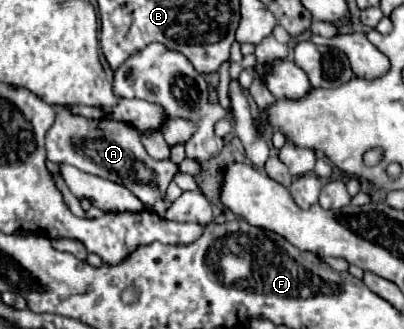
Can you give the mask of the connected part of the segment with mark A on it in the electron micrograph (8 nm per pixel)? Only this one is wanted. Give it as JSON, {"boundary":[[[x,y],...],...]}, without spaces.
{"boundary":[[[66,106],[56,110],[56,122],[46,132],[46,156],[56,164],[72,164],[82,172],[96,174],[126,186],[156,214],[162,214],[168,208],[164,190],[178,170],[170,160],[150,158],[144,144],[140,142],[140,136],[134,128],[130,128],[130,124],[122,124],[118,120],[94,122],[80,114],[74,114]]]}

